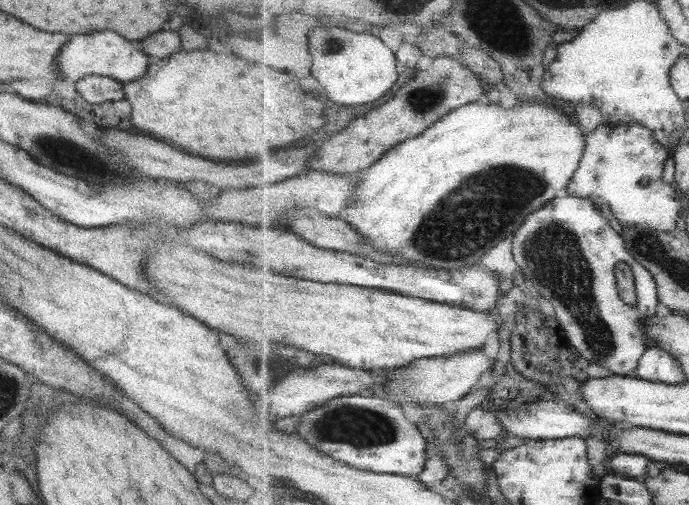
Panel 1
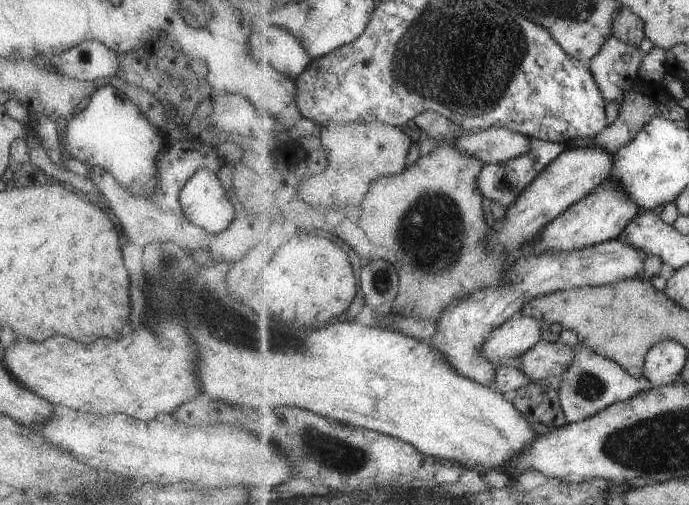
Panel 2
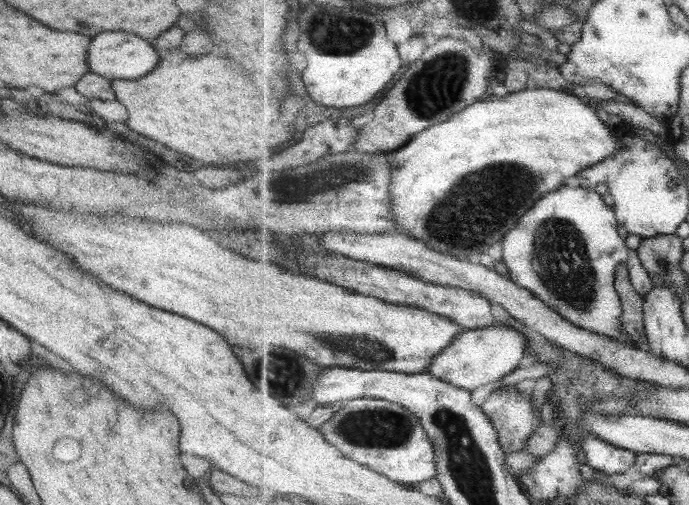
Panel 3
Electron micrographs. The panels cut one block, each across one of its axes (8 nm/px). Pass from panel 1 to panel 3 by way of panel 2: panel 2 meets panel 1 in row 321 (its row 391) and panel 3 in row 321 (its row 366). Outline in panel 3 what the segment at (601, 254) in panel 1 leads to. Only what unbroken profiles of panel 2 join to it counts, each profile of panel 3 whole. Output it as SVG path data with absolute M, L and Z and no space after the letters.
M564 185L537 201L533 210L519 220L516 228L511 230L503 240L501 261L507 266L512 281L523 288L530 289L537 298L545 301L555 312L575 326L607 336L613 341L638 347L633 342L633 338L621 328L623 305L616 287L616 270L625 265L630 270L634 289L644 297L654 290L654 280L642 263L638 251L627 248L625 239L621 238L617 230L619 224L617 224L618 217L614 207L605 204L603 195L593 189Z

